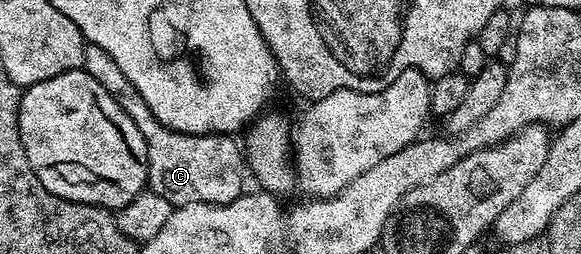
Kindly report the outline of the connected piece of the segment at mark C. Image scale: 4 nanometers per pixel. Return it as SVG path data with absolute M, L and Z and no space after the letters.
M89 45L86 50L84 71L92 74L104 90L108 90L120 102L124 114L136 122L140 134L144 134L144 142L148 146L148 188L149 191L160 194L171 206L180 204L227 204L243 195L242 175L247 175L248 168L244 163L244 152L233 135L211 134L208 136L193 136L183 132L174 132L165 128L154 117L152 110L140 98L140 94L124 78L120 66L112 62L112 58L100 46Z

